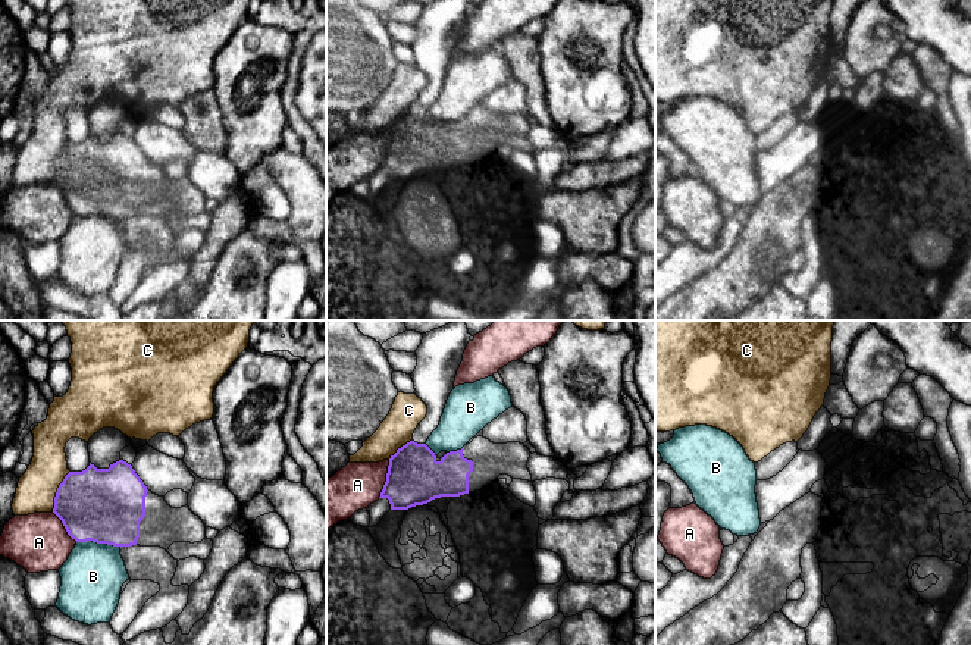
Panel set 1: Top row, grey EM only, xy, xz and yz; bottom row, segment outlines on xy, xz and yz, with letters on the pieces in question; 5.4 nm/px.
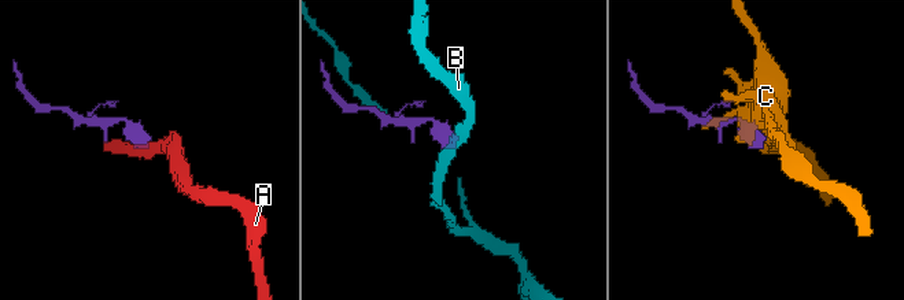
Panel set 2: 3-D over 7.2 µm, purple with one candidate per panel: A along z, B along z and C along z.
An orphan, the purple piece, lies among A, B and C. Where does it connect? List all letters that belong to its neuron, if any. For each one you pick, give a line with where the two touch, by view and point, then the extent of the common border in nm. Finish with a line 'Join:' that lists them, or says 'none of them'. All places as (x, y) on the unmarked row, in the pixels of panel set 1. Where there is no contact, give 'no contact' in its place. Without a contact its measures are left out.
Join: none of them

